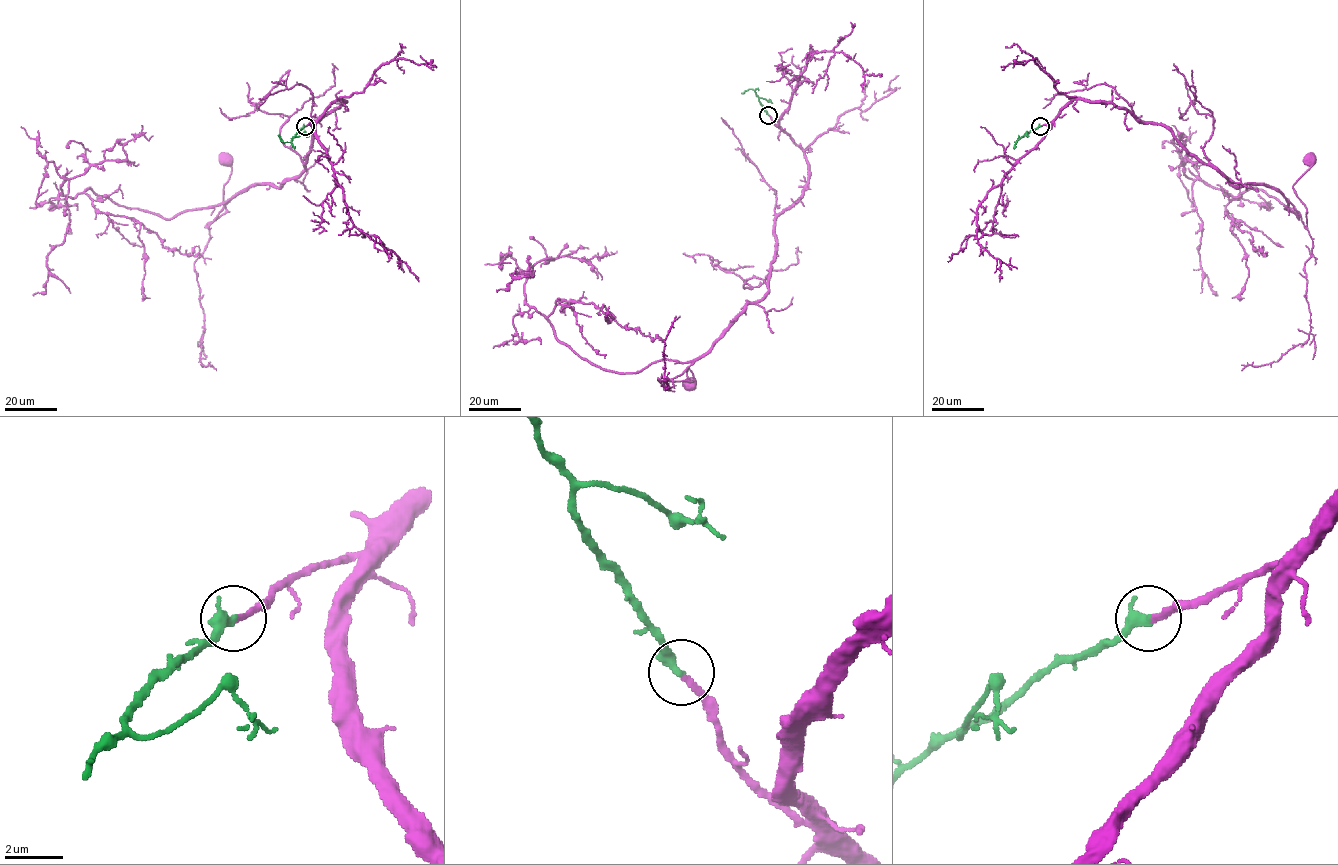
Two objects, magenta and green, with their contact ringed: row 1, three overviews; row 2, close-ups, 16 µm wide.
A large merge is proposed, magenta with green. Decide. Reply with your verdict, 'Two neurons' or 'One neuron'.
One neuron

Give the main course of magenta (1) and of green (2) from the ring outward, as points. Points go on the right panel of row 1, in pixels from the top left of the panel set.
1: (1041, 126), (1075, 99), (1112, 102), (1164, 125), (1236, 187), (1277, 189), (1305, 227), (1293, 184), (1309, 159)
2: (1040, 126), (1014, 142), (1018, 135)

